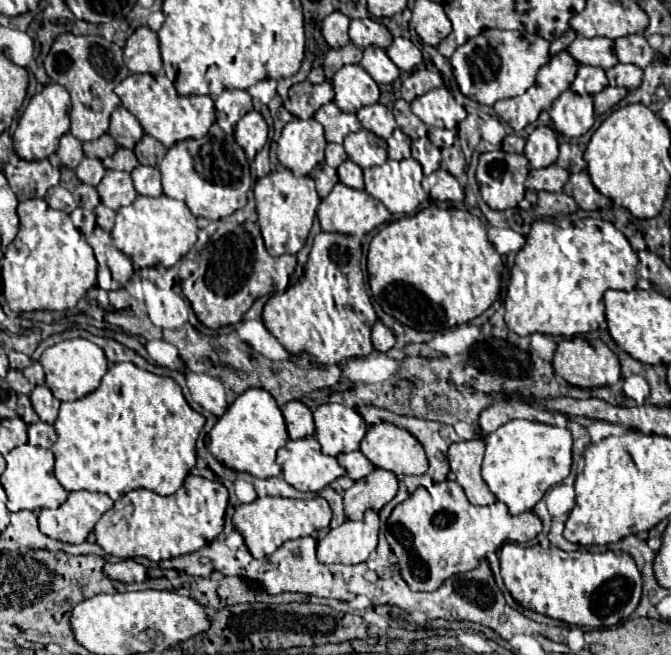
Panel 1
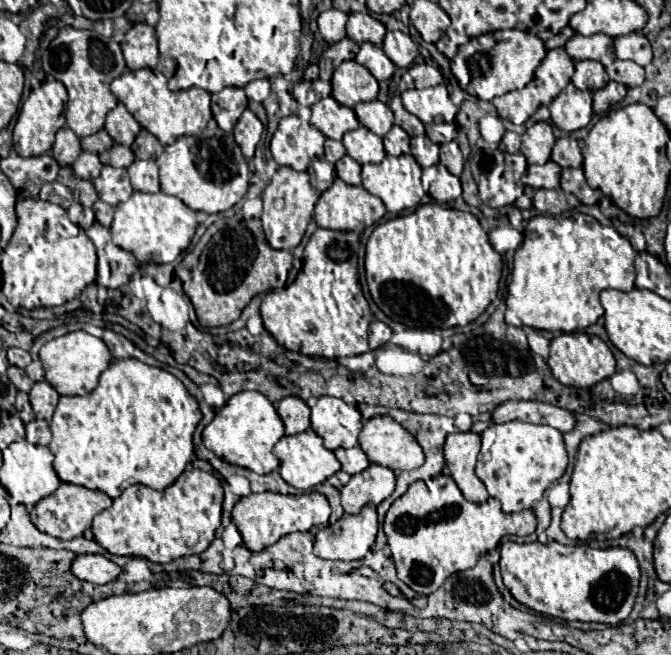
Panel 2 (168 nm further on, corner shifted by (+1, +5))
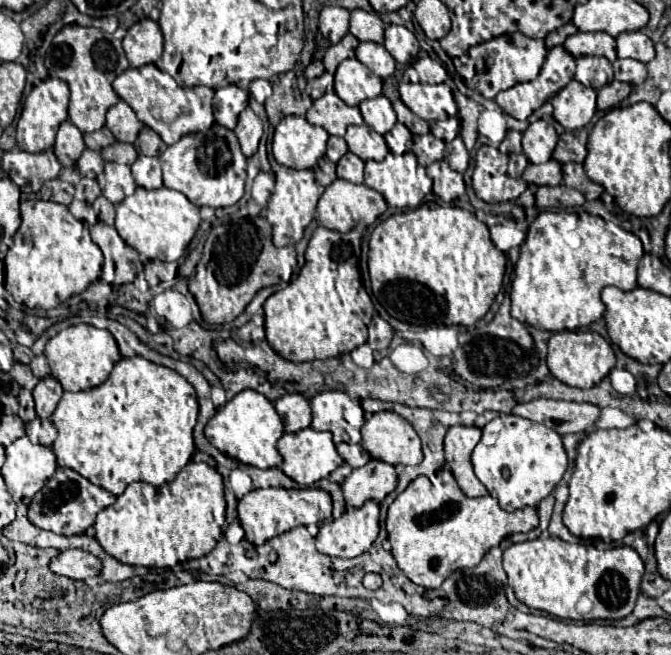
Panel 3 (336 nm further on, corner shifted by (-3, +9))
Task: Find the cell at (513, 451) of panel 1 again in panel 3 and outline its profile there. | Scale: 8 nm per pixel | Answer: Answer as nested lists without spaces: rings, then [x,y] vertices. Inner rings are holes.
[[[508,414],[494,418],[482,428],[482,440],[472,452],[472,464],[490,496],[496,496],[500,506],[512,512],[524,506],[538,506],[562,480],[568,468],[568,456],[558,432],[522,416]]]

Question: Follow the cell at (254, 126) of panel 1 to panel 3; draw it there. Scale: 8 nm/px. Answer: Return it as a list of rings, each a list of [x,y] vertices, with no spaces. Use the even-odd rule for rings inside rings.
[[[246,108],[240,116],[238,116],[238,126],[234,128],[236,138],[240,140],[242,152],[246,156],[252,156],[258,150],[258,142],[262,138],[262,120],[258,118],[258,114],[254,114],[252,108]]]

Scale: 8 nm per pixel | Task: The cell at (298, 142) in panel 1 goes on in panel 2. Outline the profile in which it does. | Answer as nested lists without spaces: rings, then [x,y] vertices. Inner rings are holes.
[[[286,116],[280,120],[278,130],[272,136],[270,152],[280,166],[302,172],[308,168],[312,158],[324,156],[324,140],[326,136],[308,122],[298,116]]]

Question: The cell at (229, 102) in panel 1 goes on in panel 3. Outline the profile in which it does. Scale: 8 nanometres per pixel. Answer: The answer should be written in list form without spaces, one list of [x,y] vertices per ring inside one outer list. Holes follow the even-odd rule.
[[[234,84],[218,88],[214,93],[214,118],[220,126],[234,130],[238,114],[246,106],[248,106],[248,90],[242,90]]]

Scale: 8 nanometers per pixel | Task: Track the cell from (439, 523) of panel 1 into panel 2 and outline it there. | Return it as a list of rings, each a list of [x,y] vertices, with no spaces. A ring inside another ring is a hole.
[[[444,474],[423,481],[414,482],[390,506],[383,522],[398,578],[418,594],[428,596],[452,574],[474,568],[480,554],[494,550],[504,536],[528,536],[536,530],[532,510],[504,514],[494,498],[484,504],[468,502],[456,482]]]

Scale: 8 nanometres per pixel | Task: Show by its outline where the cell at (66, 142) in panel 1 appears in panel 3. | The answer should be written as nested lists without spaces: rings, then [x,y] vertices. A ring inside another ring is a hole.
[[[68,120],[60,124],[56,142],[54,142],[54,154],[60,160],[62,166],[74,166],[78,156],[86,150],[86,144],[82,140],[82,132],[70,124]]]

